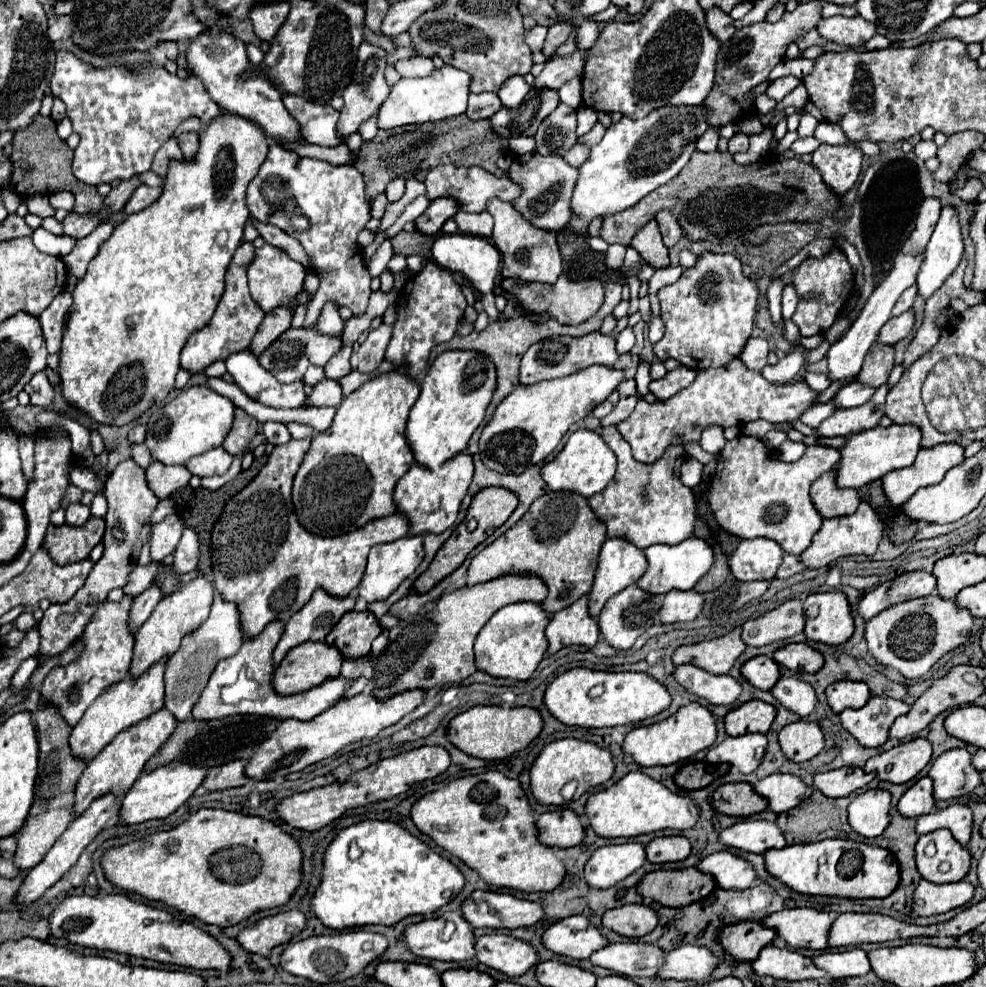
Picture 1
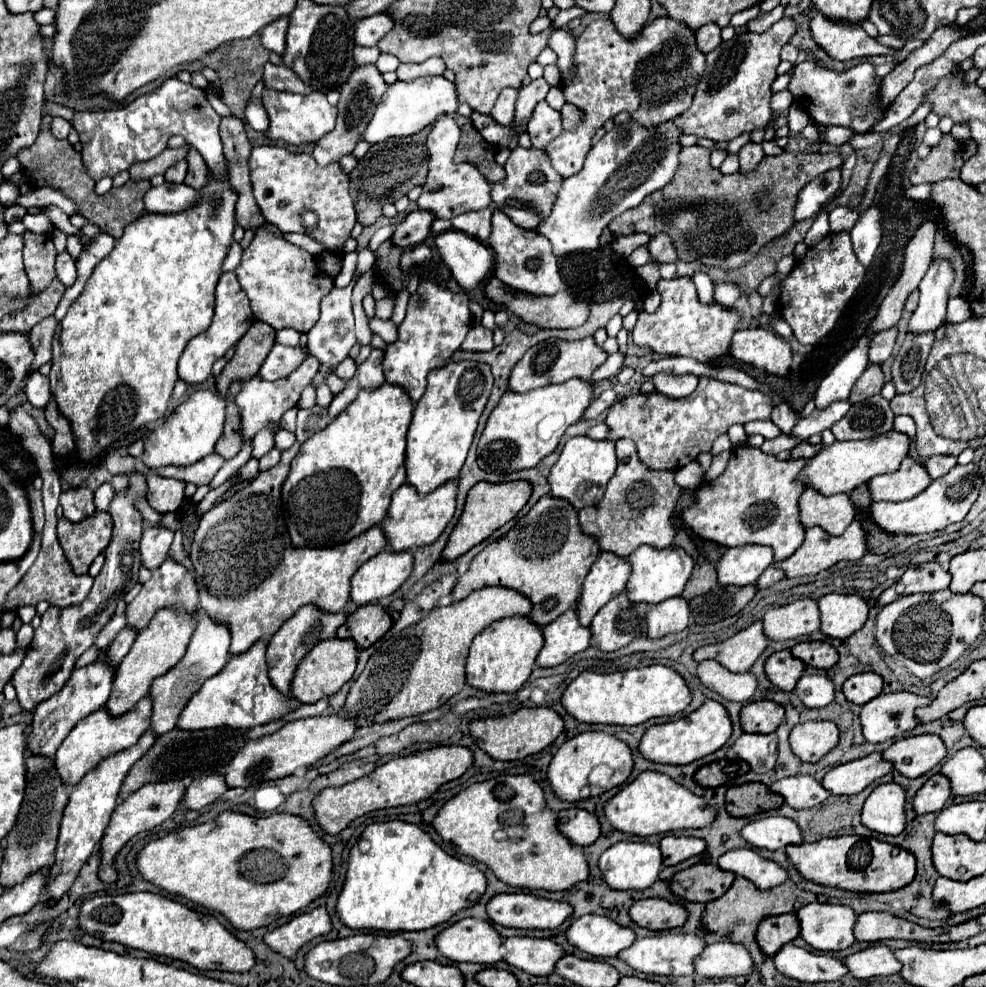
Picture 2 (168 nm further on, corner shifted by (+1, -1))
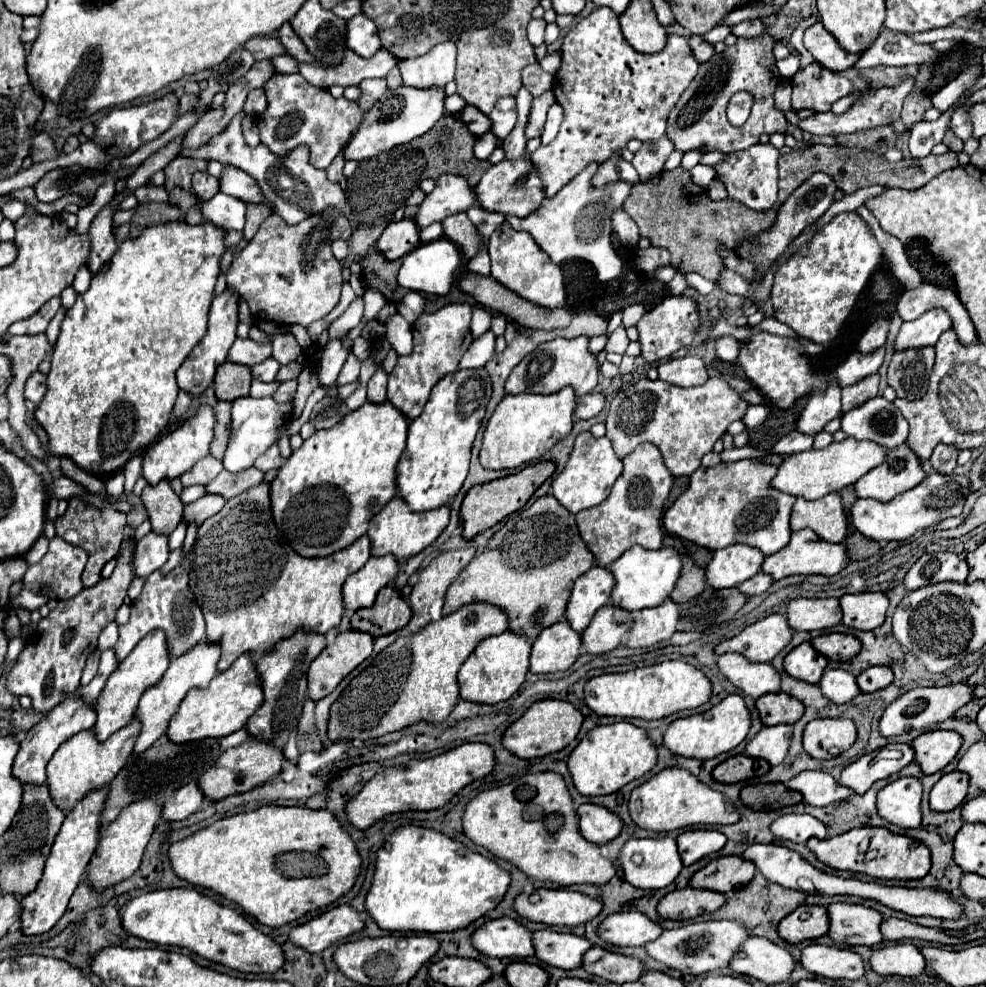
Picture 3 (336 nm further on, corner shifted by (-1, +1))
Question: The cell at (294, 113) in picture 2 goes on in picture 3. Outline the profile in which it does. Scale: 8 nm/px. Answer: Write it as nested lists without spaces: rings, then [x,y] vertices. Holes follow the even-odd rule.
[[[274,74],[264,86],[268,106],[262,114],[254,116],[260,130],[260,142],[276,156],[290,154],[296,146],[306,144],[312,152],[310,164],[316,168],[328,168],[340,148],[350,140],[358,124],[362,122],[362,110],[356,102],[332,98],[326,88],[316,88],[300,74]]]

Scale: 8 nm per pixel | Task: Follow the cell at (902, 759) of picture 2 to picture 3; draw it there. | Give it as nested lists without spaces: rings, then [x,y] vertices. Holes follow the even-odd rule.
[[[934,730],[918,736],[912,742],[916,750],[916,762],[922,766],[924,774],[940,772],[948,766],[962,746],[962,736],[952,730]]]

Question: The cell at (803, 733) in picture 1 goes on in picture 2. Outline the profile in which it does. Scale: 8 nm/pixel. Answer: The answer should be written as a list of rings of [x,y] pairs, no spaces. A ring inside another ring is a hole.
[[[816,720],[796,724],[790,732],[790,748],[802,762],[818,762],[838,744],[838,728],[834,722]]]

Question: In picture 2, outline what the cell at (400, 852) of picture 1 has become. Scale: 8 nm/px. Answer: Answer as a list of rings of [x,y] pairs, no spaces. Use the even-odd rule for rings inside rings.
[[[400,820],[370,824],[362,838],[355,845],[359,852],[356,848],[350,850],[346,880],[336,902],[336,916],[348,928],[386,932],[426,930],[478,902],[486,890],[486,878],[474,864],[448,856],[416,824]]]

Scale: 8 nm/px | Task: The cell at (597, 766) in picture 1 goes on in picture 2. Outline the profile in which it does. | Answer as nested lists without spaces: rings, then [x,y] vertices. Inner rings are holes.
[[[584,732],[578,734],[574,738],[568,738],[558,752],[554,754],[550,766],[548,766],[548,784],[552,788],[552,794],[558,800],[566,800],[566,802],[576,802],[580,800],[580,788],[582,786],[590,786],[592,796],[598,796],[614,786],[620,786],[626,782],[626,778],[632,772],[632,752],[628,748],[628,744],[624,744],[622,740],[618,740],[612,734],[606,732]],[[606,768],[608,776],[598,778],[598,770]]]

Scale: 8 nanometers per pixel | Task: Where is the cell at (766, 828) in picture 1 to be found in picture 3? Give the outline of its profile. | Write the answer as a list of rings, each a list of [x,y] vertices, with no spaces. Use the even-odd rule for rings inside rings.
[[[784,814],[772,822],[772,832],[780,840],[802,842],[806,844],[810,838],[826,838],[828,828],[820,820],[810,814]]]

